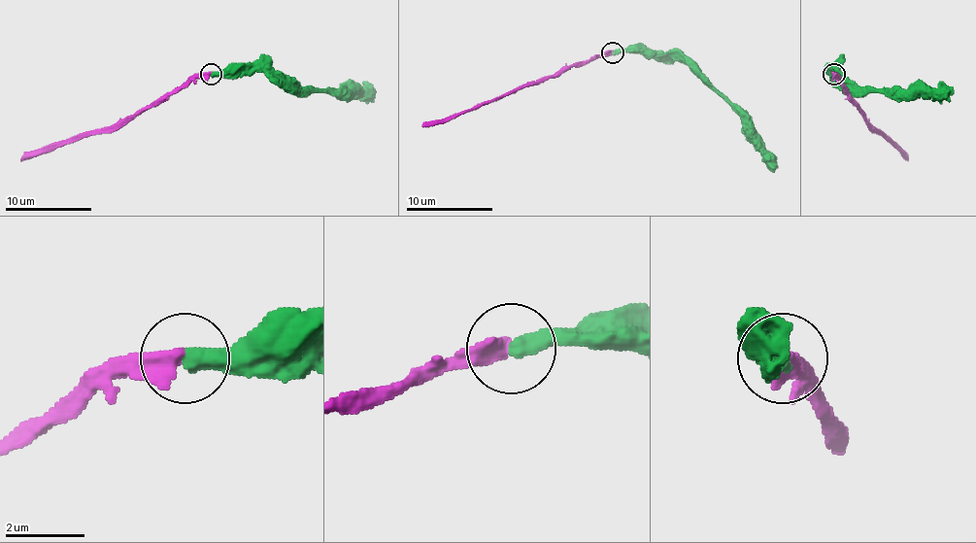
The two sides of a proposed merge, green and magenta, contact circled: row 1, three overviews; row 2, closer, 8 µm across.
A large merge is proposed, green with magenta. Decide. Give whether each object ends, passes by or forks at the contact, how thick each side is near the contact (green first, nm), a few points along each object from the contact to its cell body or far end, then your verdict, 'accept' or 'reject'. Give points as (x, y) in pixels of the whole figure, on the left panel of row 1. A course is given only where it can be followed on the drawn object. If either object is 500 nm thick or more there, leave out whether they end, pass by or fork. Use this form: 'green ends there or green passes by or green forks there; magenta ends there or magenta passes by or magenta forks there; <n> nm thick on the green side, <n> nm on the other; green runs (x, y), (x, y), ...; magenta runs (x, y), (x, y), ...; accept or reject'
460 nm thick on the green side, 500 nm on the other; green runs (210, 73), (278, 71), (301, 86), (362, 90), (373, 101); magenta runs (210, 73), (190, 78), (108, 127), (80, 136), (50, 152), (25, 155), (21, 160); accept

